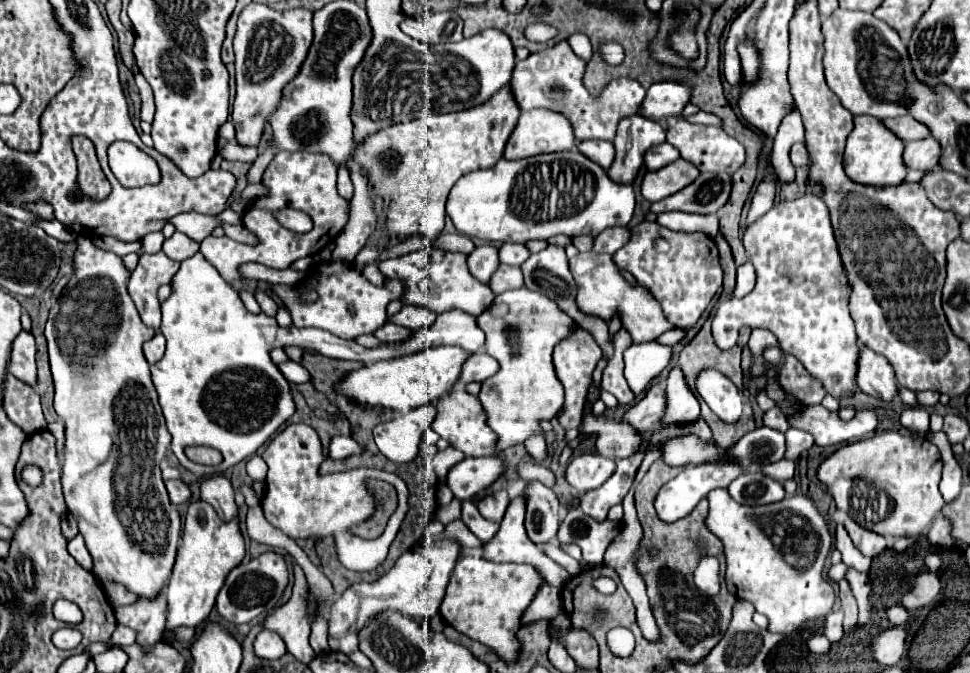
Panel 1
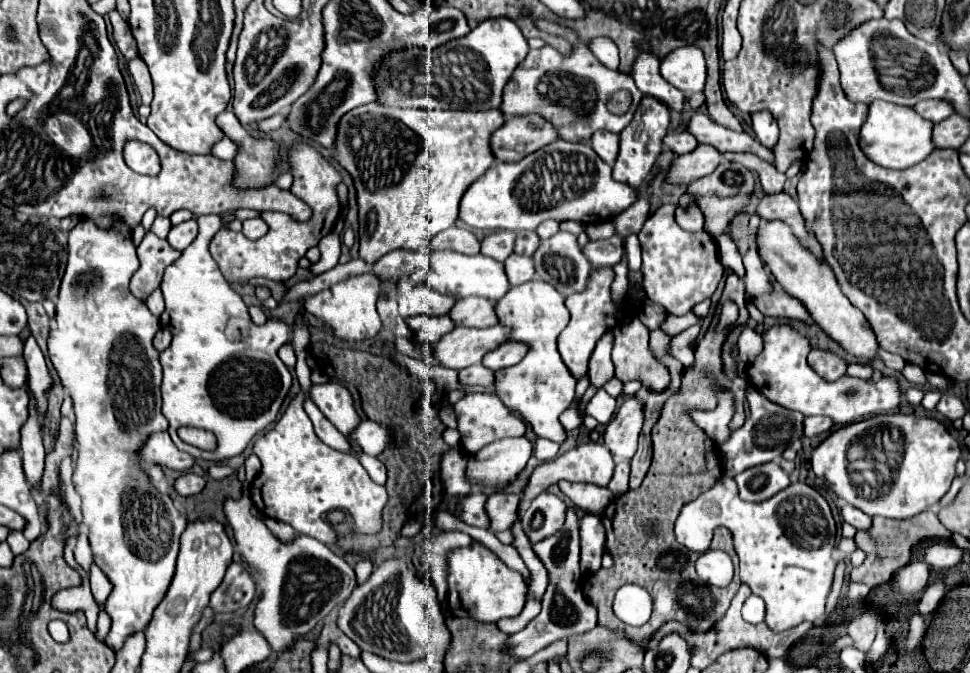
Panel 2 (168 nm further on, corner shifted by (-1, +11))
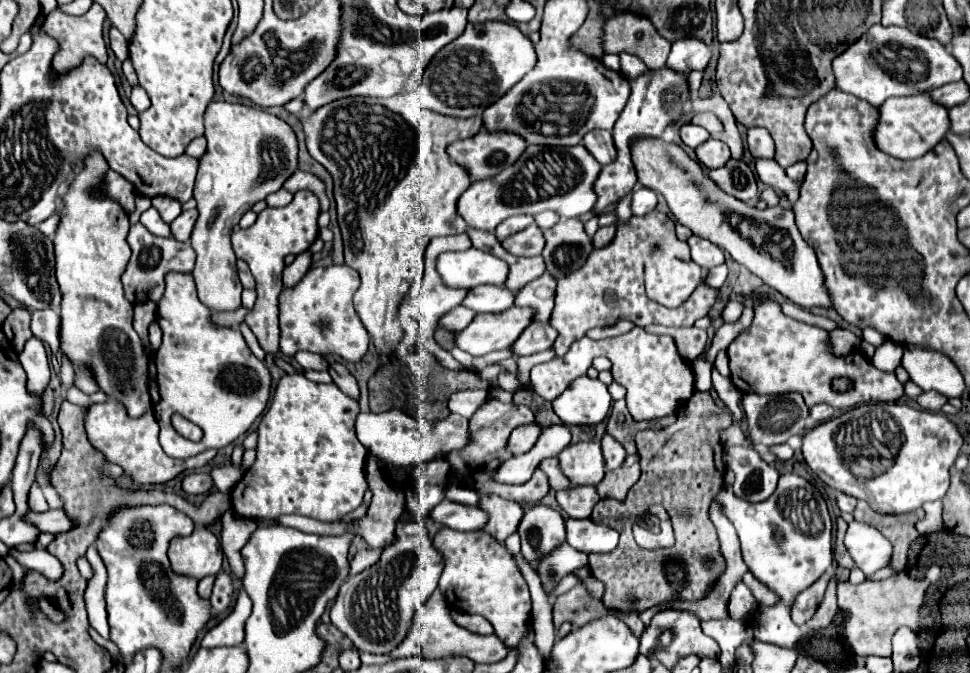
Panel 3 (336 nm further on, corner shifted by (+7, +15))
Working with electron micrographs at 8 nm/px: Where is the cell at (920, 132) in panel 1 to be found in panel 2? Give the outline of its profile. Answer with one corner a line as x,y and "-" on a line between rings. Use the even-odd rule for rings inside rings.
922,100
914,106
914,110
932,122
946,120
954,112
954,108
952,108
952,104
948,104
948,100

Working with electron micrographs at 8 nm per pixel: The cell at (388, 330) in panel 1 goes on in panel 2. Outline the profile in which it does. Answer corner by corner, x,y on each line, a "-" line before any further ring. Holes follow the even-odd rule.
410,316
406,324
418,340
428,344
436,344
440,336
448,334
456,326
456,322
450,320
450,316

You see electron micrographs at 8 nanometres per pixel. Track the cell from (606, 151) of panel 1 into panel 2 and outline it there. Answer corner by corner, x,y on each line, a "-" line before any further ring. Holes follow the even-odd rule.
598,130
592,136
592,148
594,152
606,162
606,164
614,164
616,156
618,156
618,134
608,132
608,130

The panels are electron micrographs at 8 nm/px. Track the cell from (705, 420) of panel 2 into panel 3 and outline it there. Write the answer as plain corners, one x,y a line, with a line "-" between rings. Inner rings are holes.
734,422
730,428
720,430
720,442
724,446
734,446
734,444
742,444
744,442
744,432
740,428
738,422

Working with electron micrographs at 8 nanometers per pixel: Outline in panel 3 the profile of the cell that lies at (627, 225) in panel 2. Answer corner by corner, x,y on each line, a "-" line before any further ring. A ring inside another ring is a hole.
638,186
632,192
632,214
634,216
644,216
648,212
652,212
656,208
656,192
652,192
650,188

